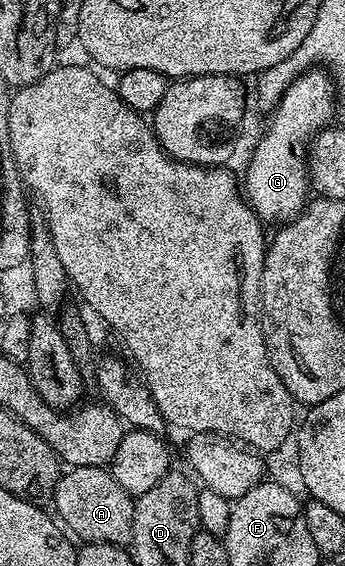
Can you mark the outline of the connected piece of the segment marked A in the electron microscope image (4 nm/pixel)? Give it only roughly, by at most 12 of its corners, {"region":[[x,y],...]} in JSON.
{"region":[[69,468],[51,504],[78,541],[128,545],[134,497],[112,471]]}

